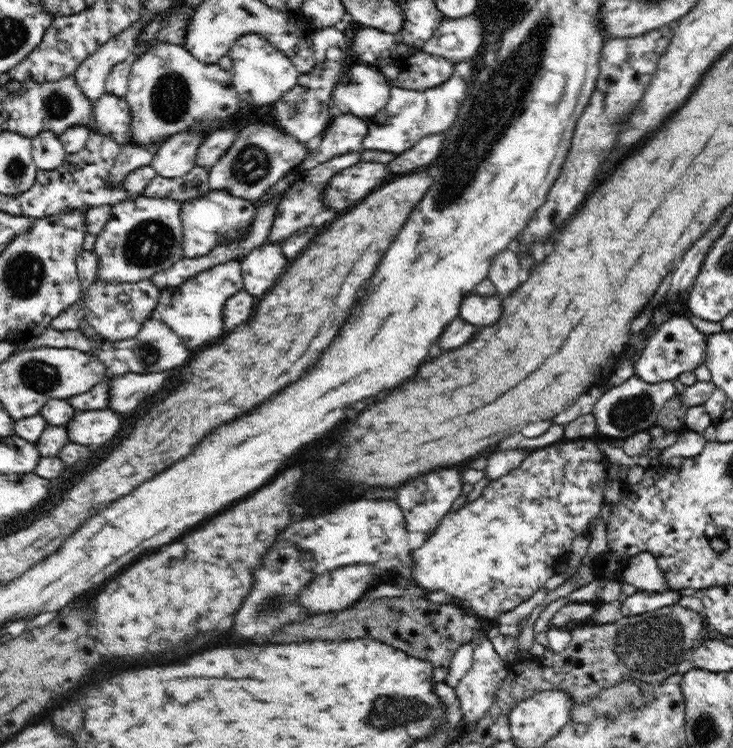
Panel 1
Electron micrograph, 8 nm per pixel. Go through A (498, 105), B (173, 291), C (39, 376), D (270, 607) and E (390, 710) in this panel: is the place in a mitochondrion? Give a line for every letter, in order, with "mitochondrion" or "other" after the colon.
A: mitochondrion
B: other
C: mitochondrion
D: mitochondrion
E: mitochondrion

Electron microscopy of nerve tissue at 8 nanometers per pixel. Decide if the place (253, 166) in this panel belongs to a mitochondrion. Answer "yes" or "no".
yes

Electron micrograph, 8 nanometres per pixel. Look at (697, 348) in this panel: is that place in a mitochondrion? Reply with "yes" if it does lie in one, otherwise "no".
no

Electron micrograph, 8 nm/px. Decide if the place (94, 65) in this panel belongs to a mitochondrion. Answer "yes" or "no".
no

